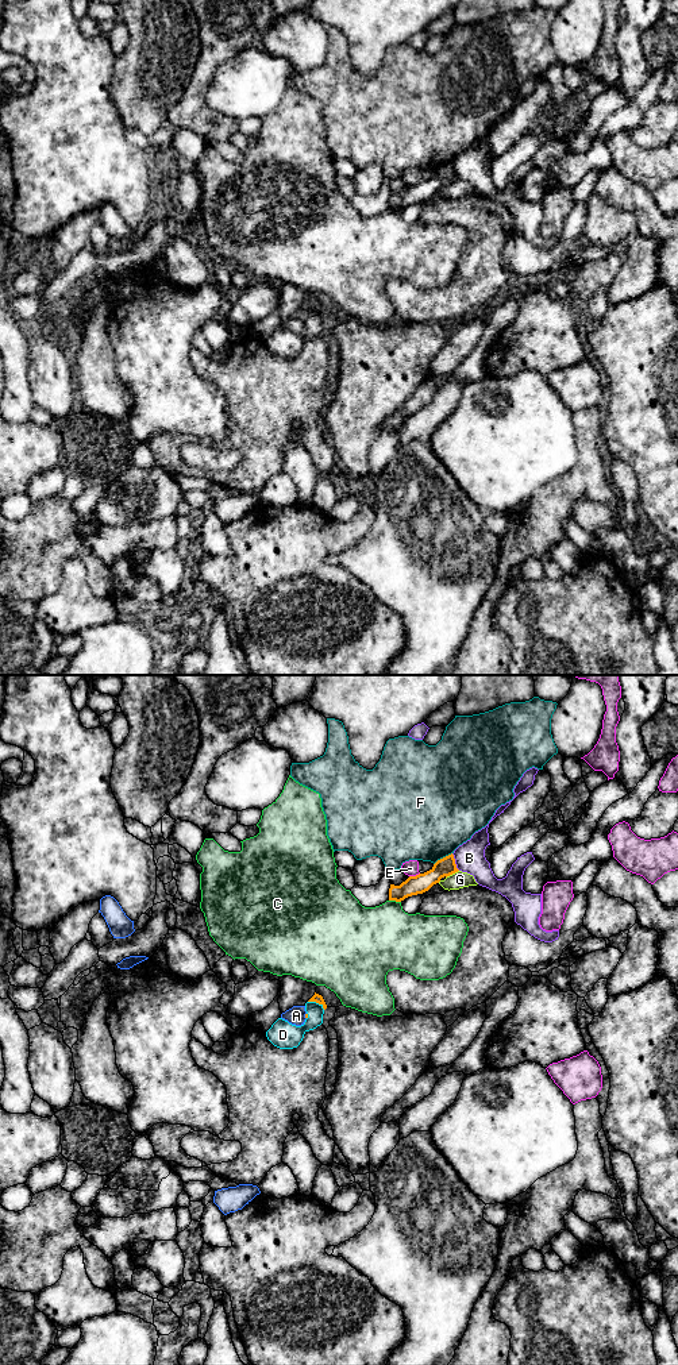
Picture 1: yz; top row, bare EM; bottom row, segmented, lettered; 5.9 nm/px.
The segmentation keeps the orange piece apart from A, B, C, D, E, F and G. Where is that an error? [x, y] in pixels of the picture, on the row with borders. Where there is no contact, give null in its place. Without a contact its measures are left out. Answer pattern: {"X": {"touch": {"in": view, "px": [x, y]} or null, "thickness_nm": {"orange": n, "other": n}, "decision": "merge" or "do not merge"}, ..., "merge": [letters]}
{"A": {"touch": {"in": "yz", "px": [305, 1015]}, "thickness_nm": {"orange": 20, "other": 110}, "decision": "do not merge"}, "B": {"touch": {"in": "yz", "px": [454, 862]}, "thickness_nm": {"orange": 120, "other": 180}, "decision": "do not merge"}, "C": {"touch": {"in": "yz", "px": [395, 899]}, "thickness_nm": {"orange": 120, "other": 400}, "decision": "do not merge"}, "D": {"touch": {"in": "yz", "px": [316, 1002]}, "thickness_nm": {"orange": 50, "other": 130}, "decision": "do not merge"}, "E": {"touch": {"in": "yz", "px": [413, 876]}, "thickness_nm": {"orange": 120, "other": 90}, "decision": "do not merge"}, "F": {"touch": {"in": "yz", "px": [443, 858]}, "thickness_nm": {"orange": 120, "other": 480}, "decision": "do not merge"}, "G": {"touch": {"in": "yz", "px": [451, 874]}, "thickness_nm": {"orange": 120, "other": 100}, "decision": "do not merge"}, "merge": []}

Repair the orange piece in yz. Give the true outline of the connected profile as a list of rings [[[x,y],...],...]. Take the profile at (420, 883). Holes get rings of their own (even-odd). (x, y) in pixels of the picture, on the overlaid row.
[[[451,853],[438,860],[429,871],[409,876],[400,886],[390,884],[389,901],[401,902],[408,896],[423,894],[439,883],[442,878],[447,878],[458,871],[454,855]]]

